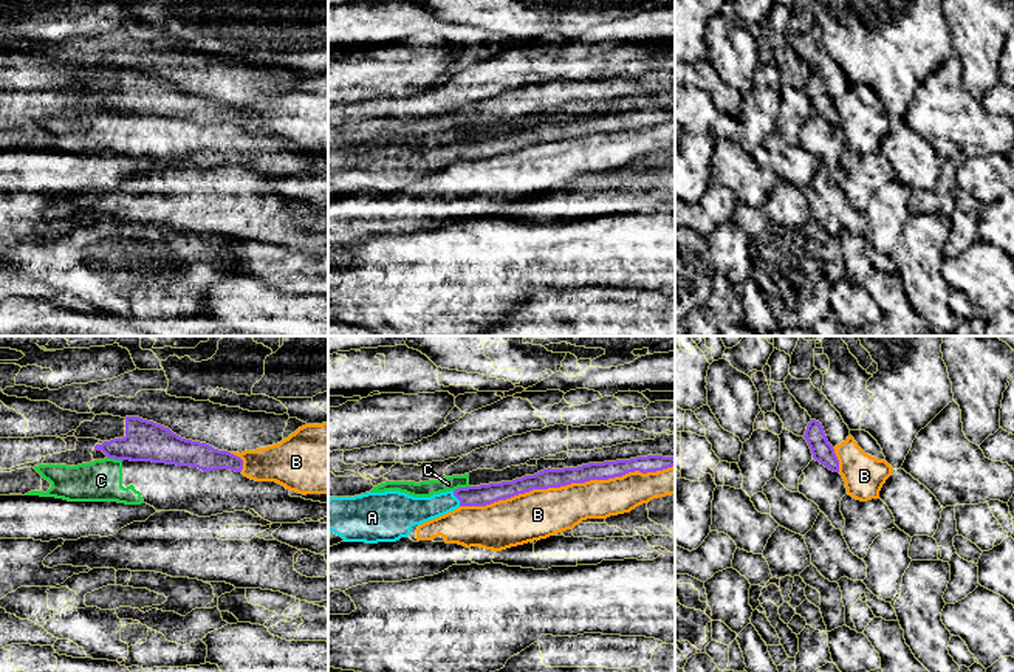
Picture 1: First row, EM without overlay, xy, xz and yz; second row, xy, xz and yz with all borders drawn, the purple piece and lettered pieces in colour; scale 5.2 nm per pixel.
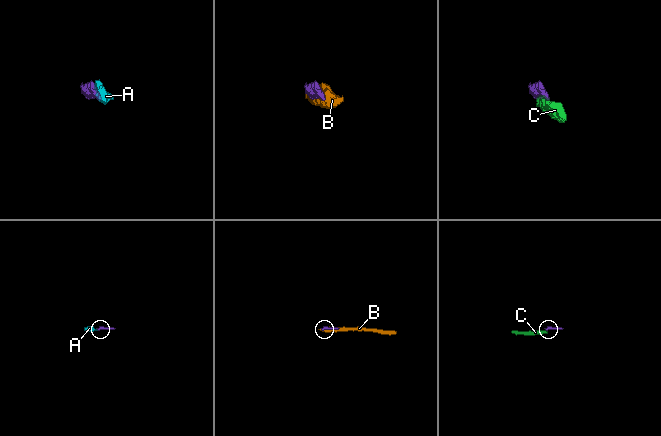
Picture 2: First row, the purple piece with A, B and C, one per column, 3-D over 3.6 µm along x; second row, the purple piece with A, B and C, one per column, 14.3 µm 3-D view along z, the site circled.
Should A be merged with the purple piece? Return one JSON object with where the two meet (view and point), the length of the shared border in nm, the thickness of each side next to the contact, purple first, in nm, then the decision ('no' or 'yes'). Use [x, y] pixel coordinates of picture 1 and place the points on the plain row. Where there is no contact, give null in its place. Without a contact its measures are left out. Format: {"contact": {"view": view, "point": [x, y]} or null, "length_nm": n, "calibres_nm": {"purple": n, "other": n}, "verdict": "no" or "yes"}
{"contact": {"view": "xz", "point": [457, 150]}, "length_nm": 90, "calibres_nm": {"purple": 110, "other": 150}, "verdict": "yes"}

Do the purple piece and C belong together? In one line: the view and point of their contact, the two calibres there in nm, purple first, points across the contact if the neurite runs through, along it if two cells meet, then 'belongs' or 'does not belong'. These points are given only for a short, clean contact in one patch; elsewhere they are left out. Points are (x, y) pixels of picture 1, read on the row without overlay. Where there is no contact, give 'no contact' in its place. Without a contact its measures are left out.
contact xz (460, 141); calibres 110 and 80 nm; border xz (468, 138), (459, 140), (454, 144); does not belong

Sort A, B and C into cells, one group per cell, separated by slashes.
A / B / C

